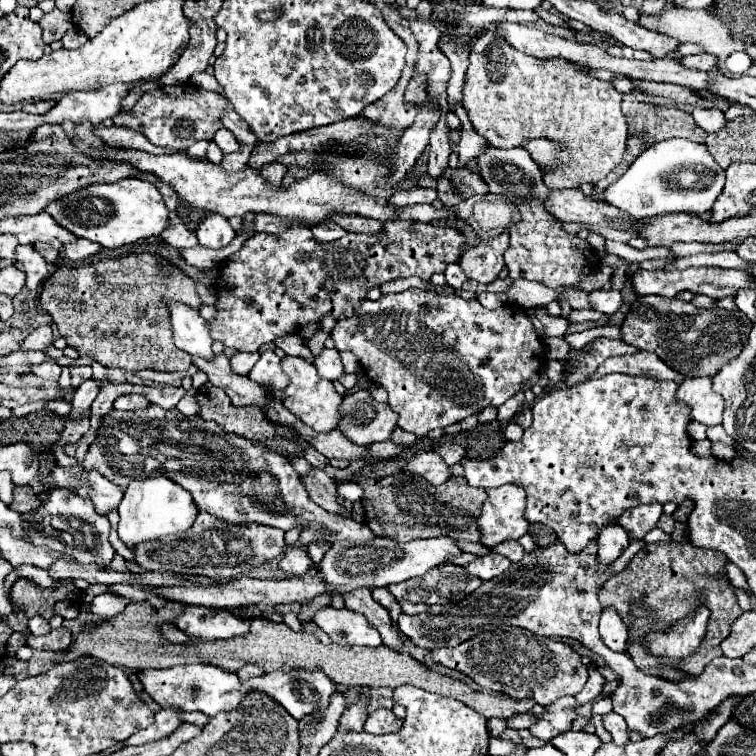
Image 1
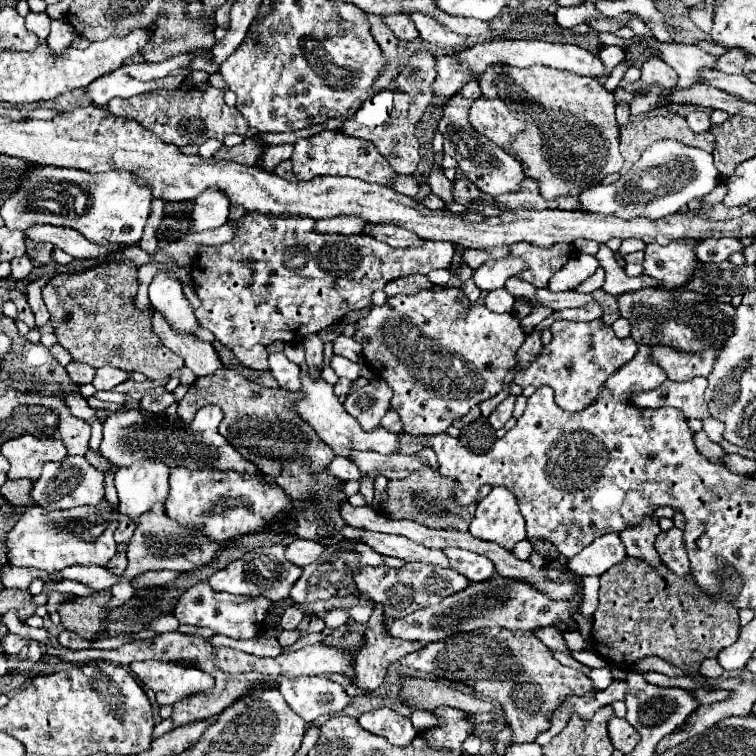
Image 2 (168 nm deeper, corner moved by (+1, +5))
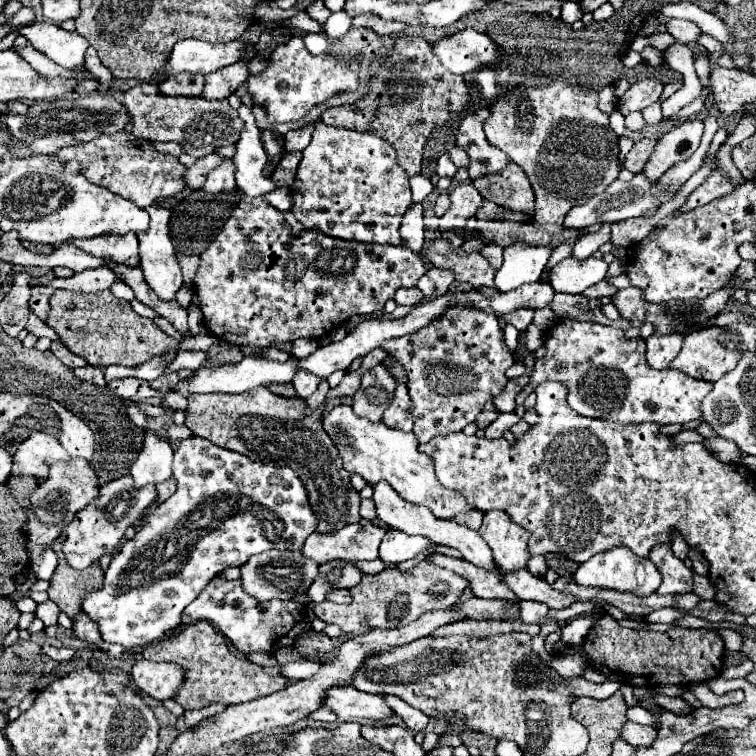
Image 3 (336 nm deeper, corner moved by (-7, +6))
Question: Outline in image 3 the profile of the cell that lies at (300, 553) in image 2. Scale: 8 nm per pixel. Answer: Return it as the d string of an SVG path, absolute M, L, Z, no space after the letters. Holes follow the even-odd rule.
M362 519L360 523L346 525L336 533L312 533L302 547L304 557L316 563L328 563L332 559L346 561L370 561L378 557L378 545L384 537L384 529Z

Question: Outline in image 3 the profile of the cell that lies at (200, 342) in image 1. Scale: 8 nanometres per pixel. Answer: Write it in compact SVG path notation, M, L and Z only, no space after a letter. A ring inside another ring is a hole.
M150 205L146 211L150 213L150 227L148 227L148 231L138 233L138 241L140 241L140 267L144 271L144 279L154 289L154 293L160 299L170 301L170 299L174 299L174 295L182 287L180 265L176 261L176 251L174 251L174 245L172 245L170 235L168 235L170 211L164 209L164 207L158 207L158 205Z

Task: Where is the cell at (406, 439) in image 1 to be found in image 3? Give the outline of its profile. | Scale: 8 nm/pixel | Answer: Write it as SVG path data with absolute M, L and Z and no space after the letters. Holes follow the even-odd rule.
M398 383L394 399L390 403L390 407L386 409L382 423L386 427L392 429L400 429L400 431L412 431L412 413L410 413L412 401L408 397L408 389L404 383Z

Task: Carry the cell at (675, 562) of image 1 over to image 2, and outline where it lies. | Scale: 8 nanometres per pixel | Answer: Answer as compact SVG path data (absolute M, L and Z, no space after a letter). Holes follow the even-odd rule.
M626 558L620 566L614 566L612 570L608 570L608 574L602 574L602 576L600 576L600 606L598 606L596 614L594 614L594 624L592 624L592 644L594 644L594 652L596 652L598 656L602 656L608 664L612 664L612 666L616 664L618 668L622 668L622 666L628 668L628 666L636 664L638 660L642 660L642 658L646 658L646 656L658 656L658 658L662 658L662 660L666 660L666 662L670 662L670 664L674 664L674 666L678 666L678 668L688 668L688 670L698 672L702 660L716 656L722 648L734 644L736 638L738 638L738 612L736 612L736 608L732 608L730 598L728 598L728 594L736 594L736 590L740 590L740 580L734 578L734 576L730 576L730 578L726 578L726 582L724 582L722 598L710 598L710 596L700 594L700 588L694 584L694 578L692 578L692 576L688 576L688 578L684 580L684 578L678 578L668 566L660 566L660 570L652 570L646 562L640 562L640 560L636 560L636 558Z

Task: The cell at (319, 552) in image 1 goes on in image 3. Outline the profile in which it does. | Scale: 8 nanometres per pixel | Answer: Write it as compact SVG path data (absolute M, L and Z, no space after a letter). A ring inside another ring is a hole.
M266 387L250 389L248 393L238 393L238 395L230 395L230 393L204 395L204 393L200 393L200 395L188 397L186 427L198 437L204 437L224 449L242 453L254 461L264 461L268 465L270 463L278 465L278 461L286 461L294 469L294 473L304 481L304 487L308 491L308 501L318 519L316 531L334 533L336 529L342 529L344 525L350 525L350 523L356 523L362 519L358 513L360 493L350 485L350 473L342 467L340 455L336 453L336 445L322 427L322 413L324 413L324 405L320 405L310 415L306 415L306 399L274 395Z

